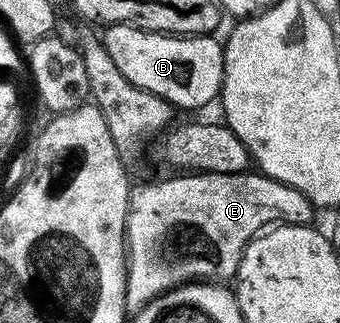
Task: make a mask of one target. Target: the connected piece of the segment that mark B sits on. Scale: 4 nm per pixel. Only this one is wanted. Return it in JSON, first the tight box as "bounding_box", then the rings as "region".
{"bounding_box":[101,24,224,109],"region":[[[112,24],[101,33],[102,45],[108,50],[112,62],[116,62],[116,70],[132,82],[132,86],[140,86],[168,103],[175,109],[202,108],[219,99],[224,78],[224,48],[214,41],[213,35],[208,36],[175,36],[164,32],[146,32],[142,28],[134,28],[131,24]]]}

